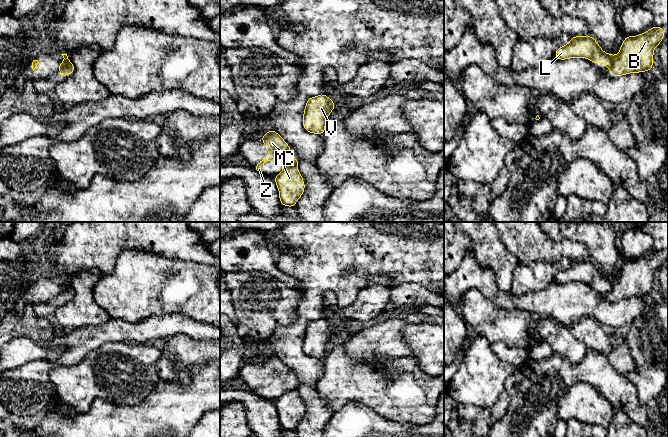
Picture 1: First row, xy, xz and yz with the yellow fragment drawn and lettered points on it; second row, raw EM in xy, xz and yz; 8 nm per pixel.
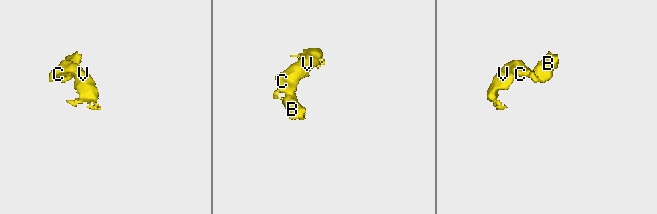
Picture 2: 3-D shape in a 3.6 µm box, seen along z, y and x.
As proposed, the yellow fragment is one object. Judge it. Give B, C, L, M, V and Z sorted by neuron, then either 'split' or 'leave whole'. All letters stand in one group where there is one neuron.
B M / C L V Z; split

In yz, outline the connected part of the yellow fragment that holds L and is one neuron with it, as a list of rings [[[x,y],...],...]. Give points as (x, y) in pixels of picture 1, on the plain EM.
[[[590,259],[572,260],[567,269],[560,270],[556,274],[554,282],[559,284],[585,282],[591,284],[594,289],[602,285],[605,291],[611,292],[612,290],[612,278],[604,276]]]

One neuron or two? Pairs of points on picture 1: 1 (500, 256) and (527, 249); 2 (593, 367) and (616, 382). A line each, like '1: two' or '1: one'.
1: two
2: one

